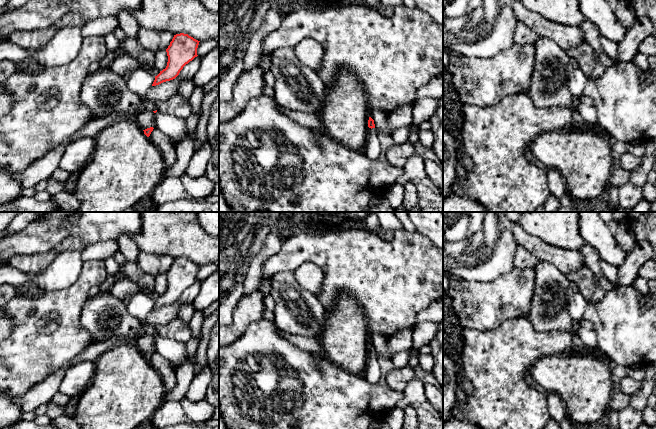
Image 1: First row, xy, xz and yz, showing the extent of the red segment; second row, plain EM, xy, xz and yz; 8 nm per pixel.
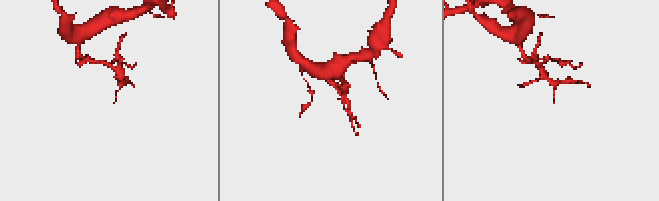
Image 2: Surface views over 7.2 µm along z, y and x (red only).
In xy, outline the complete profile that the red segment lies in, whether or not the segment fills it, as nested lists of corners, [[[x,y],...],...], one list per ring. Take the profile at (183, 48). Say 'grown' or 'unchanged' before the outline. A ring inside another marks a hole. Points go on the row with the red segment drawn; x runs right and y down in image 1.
unchanged; [[[188,34],[174,35],[166,49],[168,62],[165,69],[155,76],[152,86],[175,79],[183,67],[197,57],[198,40]]]

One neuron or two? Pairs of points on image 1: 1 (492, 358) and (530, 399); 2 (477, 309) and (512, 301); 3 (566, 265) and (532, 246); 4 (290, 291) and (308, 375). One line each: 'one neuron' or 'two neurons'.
1: one neuron
2: one neuron
3: one neuron
4: two neurons

